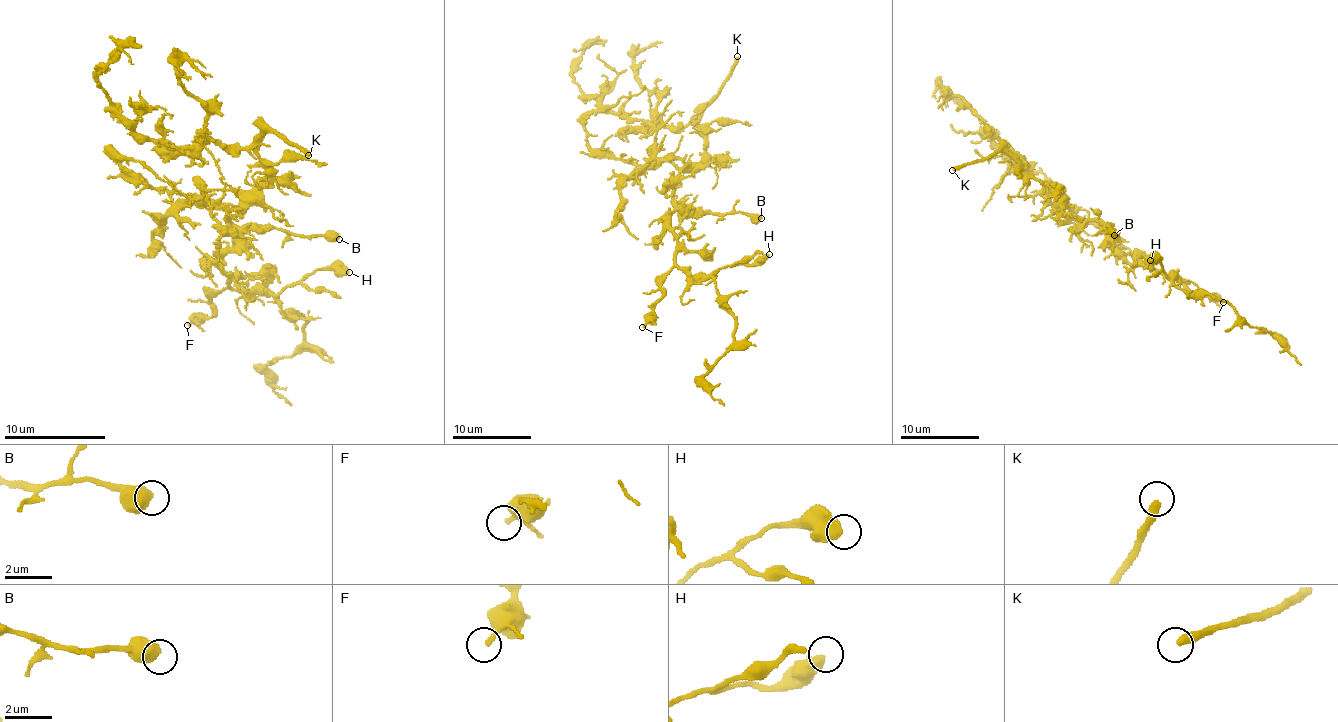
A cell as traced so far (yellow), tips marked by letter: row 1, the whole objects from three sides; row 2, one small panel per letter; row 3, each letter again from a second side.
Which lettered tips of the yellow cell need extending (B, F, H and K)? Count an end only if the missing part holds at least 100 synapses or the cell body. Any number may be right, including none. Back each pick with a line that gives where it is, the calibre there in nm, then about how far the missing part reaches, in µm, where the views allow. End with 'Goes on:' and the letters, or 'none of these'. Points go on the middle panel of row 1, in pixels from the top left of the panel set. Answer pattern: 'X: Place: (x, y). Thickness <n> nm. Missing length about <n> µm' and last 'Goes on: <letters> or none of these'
K: Place: (737, 56). Thickness 360 nm. Missing length about 60 µm
Goes on: K

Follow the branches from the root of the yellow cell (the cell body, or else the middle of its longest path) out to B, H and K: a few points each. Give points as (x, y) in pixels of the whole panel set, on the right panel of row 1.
B: (1082, 221), (1098, 221), (1114, 235)
H: (1082, 221), (1098, 221), (1106, 243), (1130, 262), (1150, 264), (1171, 276), (1163, 272), (1159, 257), (1150, 260)
K: (1082, 221), (1067, 217), (1061, 197), (1029, 178), (1003, 152), (952, 170)

